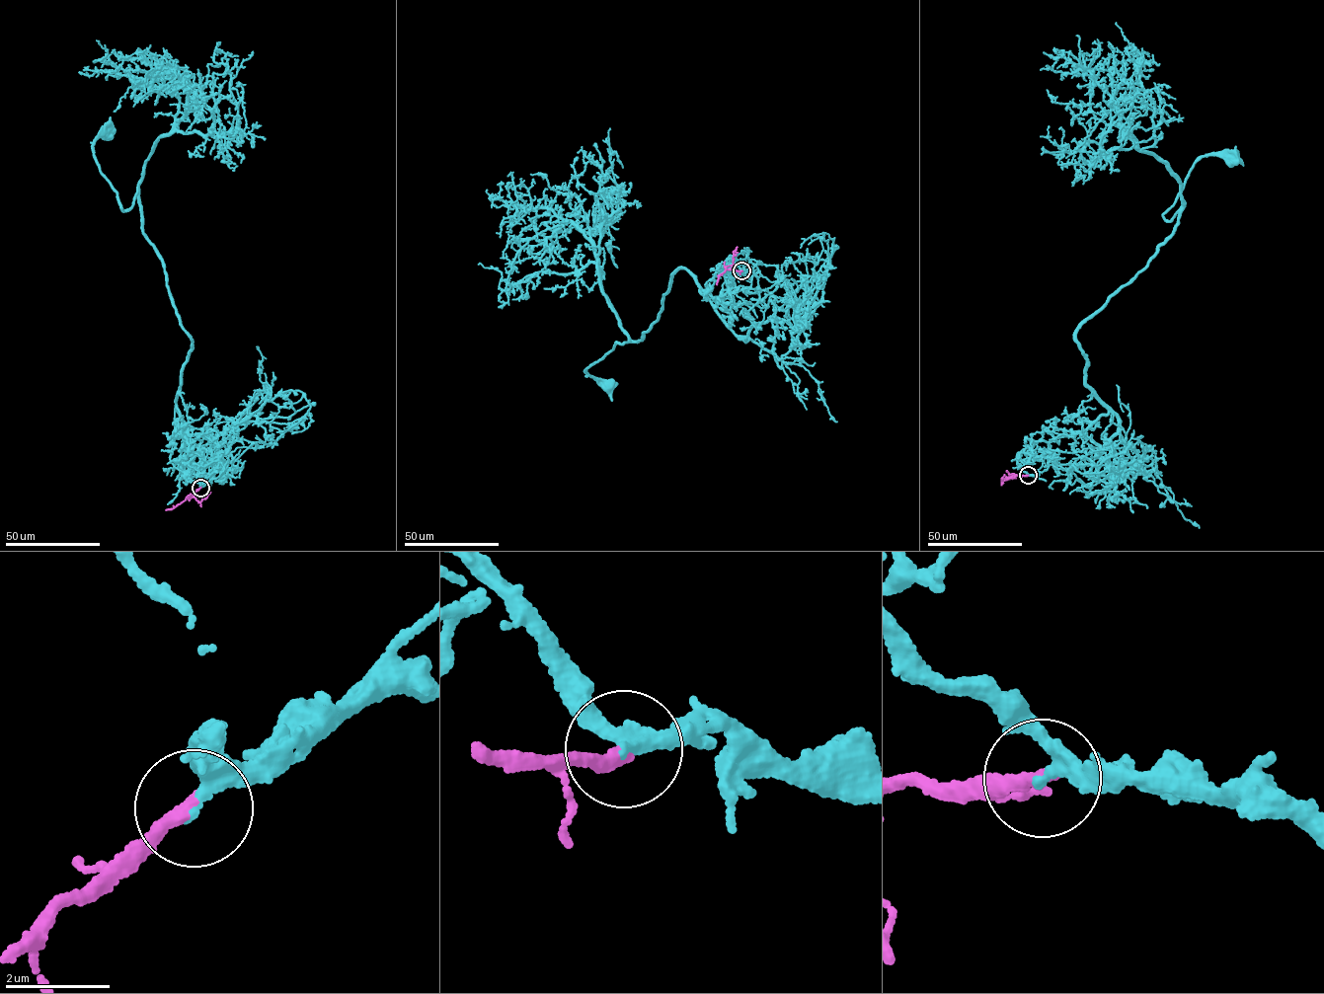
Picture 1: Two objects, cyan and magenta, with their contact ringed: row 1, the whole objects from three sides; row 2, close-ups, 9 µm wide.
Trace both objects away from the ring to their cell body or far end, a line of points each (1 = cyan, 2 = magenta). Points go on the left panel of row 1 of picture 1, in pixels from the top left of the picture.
1: (200, 488), (176, 408), (192, 342), (141, 228), (138, 192), (123, 211), (101, 173), (92, 150), (106, 128)
2: (200, 488), (192, 497), (166, 510)

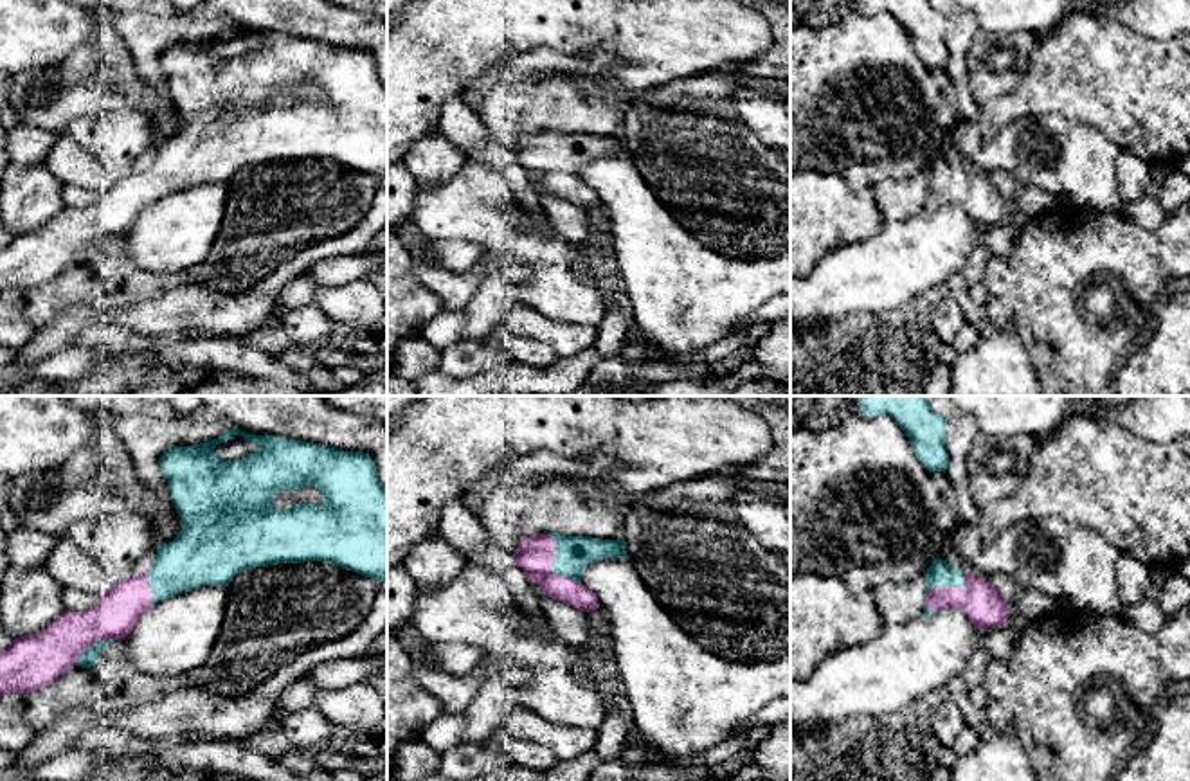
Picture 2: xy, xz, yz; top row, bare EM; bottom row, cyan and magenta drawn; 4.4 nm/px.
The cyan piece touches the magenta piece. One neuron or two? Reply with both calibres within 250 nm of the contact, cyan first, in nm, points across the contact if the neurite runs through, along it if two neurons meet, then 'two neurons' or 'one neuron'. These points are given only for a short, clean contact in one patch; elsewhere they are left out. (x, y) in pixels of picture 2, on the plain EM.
160 nm thick on the cyan side, 160 nm on the other; one neuron

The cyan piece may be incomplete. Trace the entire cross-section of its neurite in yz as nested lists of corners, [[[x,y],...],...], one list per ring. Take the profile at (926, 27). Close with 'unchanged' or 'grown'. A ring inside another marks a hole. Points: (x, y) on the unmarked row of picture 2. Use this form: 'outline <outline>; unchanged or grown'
outline [[[857,0],[868,16],[889,13],[909,34],[913,49],[929,68],[943,68],[949,61],[945,45],[947,18],[929,0]]]; unchanged

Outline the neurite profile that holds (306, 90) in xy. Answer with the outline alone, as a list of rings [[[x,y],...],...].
[[[302,83],[297,88],[281,88],[275,92],[275,95],[270,99],[277,106],[286,106],[290,103],[297,101],[322,101],[322,90],[317,88],[313,83]]]

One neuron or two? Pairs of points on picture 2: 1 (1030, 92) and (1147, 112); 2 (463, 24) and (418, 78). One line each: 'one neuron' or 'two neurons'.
1: one neuron
2: one neuron

